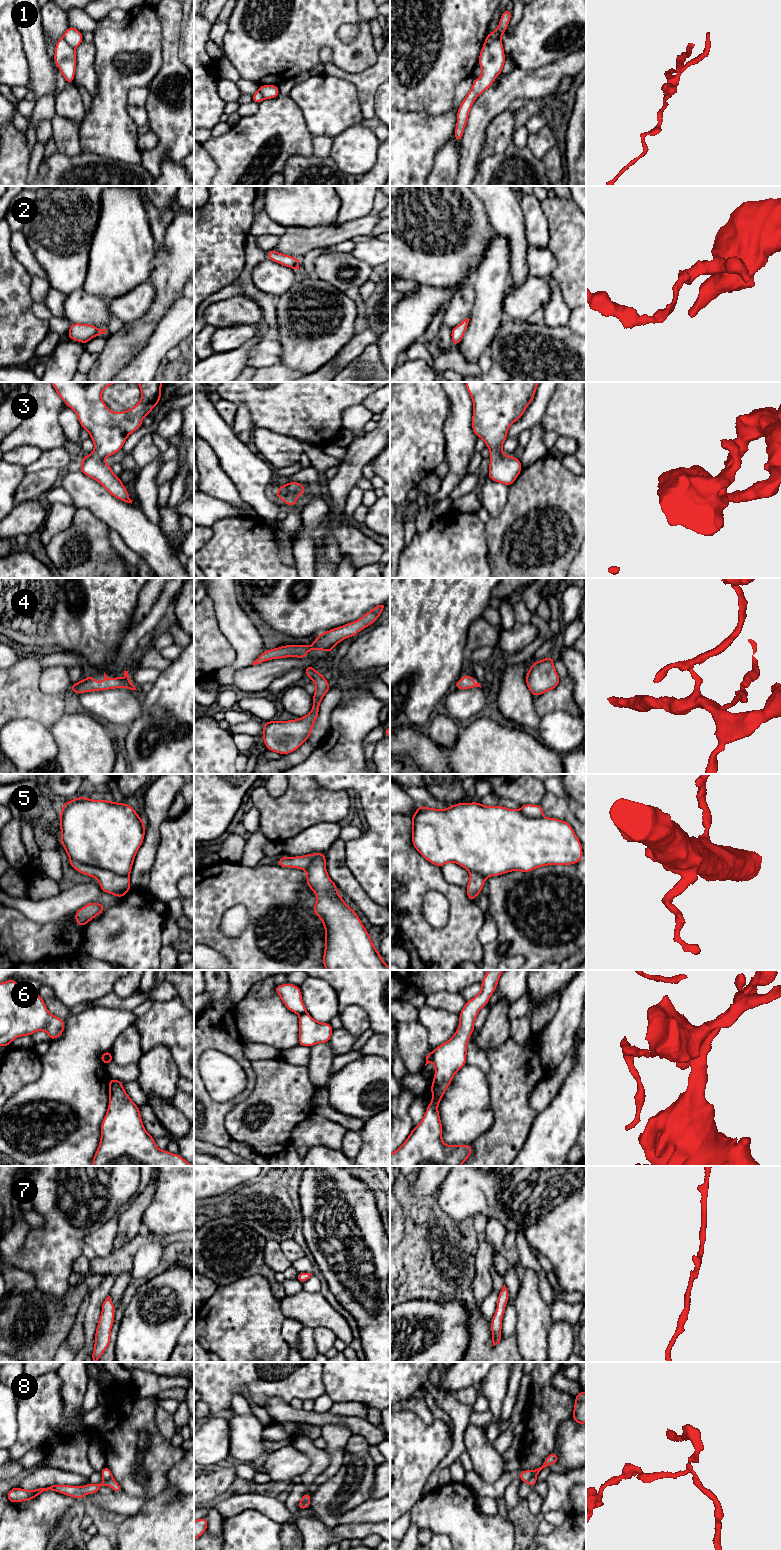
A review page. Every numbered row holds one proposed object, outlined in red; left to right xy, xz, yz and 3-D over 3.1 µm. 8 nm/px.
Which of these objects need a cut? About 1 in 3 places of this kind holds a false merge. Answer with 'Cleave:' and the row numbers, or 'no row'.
Cleave: 1, 5, 6, 8

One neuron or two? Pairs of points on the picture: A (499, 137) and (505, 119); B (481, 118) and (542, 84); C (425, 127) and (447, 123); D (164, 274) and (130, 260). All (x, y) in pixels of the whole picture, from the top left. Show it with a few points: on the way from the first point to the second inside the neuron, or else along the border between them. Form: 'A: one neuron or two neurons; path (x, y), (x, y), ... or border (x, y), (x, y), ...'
A: one neuron; path (499, 133), (504, 123)
B: one neuron; path (496, 104), (515, 85), (527, 84)
C: one neuron; path (430, 127), (442, 127)
D: two neurons; border (156, 246), (155, 266), (151, 271), (148, 281)

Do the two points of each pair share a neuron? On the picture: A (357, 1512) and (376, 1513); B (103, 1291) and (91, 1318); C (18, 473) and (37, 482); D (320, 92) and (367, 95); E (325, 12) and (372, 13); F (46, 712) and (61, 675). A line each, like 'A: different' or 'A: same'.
A: same
B: same
C: different
D: different
E: different
F: different

